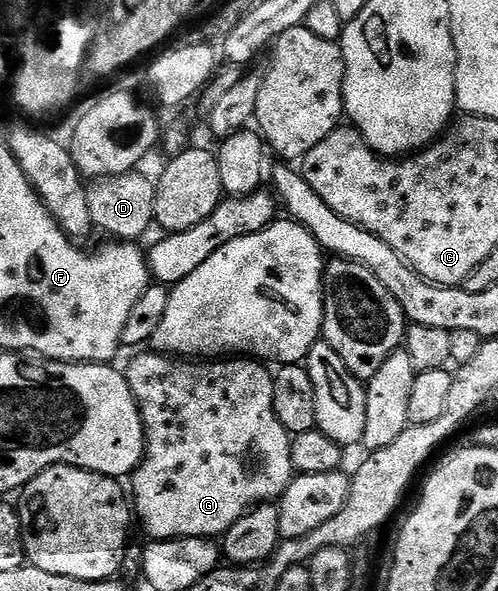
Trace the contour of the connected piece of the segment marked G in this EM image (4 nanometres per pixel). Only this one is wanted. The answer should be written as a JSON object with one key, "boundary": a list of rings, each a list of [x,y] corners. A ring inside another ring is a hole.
{"boundary":[[[136,353],[126,366],[130,393],[134,393],[134,401],[140,410],[140,416],[144,422],[144,459],[139,467],[132,472],[130,482],[130,499],[134,504],[134,515],[144,526],[144,531],[153,540],[158,539],[185,539],[186,537],[198,537],[199,539],[215,540],[223,537],[242,517],[261,503],[270,503],[279,500],[285,489],[292,484],[294,472],[290,461],[290,449],[292,448],[292,436],[278,421],[274,413],[274,385],[272,384],[273,372],[267,371],[263,362],[251,357],[228,357],[223,361],[185,361],[180,357],[169,357],[159,353]]]}

